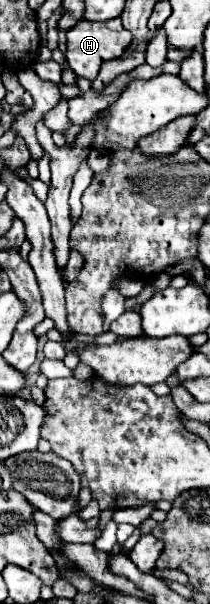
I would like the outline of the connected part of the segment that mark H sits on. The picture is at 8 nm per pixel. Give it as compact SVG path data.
M120 17L110 19L106 23L86 23L78 21L70 31L68 31L68 49L66 49L66 59L70 69L76 73L76 77L86 77L90 81L96 79L100 67L104 61L118 59L126 47L132 43L132 33L122 27Z

